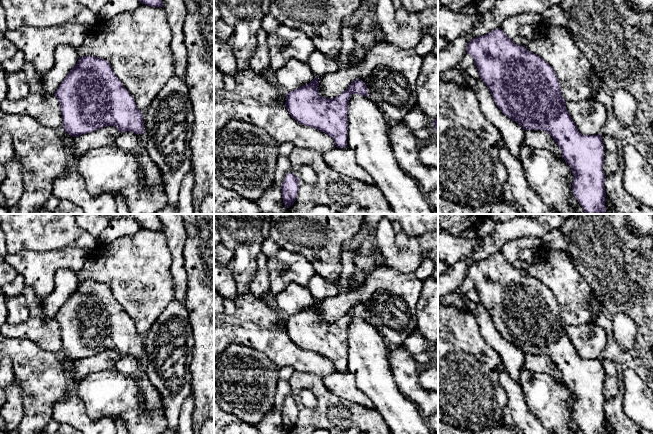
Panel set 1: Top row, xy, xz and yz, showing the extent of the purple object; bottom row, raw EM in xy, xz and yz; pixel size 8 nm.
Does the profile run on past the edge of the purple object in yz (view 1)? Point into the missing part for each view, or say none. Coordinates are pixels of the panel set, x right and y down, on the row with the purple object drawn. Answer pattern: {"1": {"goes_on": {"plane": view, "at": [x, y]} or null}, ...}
{"1": {"goes_on": null}}

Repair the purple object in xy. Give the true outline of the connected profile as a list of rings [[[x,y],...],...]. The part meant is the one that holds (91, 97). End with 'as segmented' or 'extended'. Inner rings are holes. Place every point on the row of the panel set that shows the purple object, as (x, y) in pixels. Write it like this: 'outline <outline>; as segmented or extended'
outline [[[84,56],[79,58],[77,64],[69,71],[66,78],[62,81],[55,92],[63,119],[63,130],[74,137],[82,134],[87,134],[106,126],[114,126],[120,133],[131,131],[137,134],[141,143],[136,150],[136,157],[142,172],[143,181],[147,188],[155,186],[164,186],[163,175],[157,165],[151,160],[146,147],[146,139],[144,135],[143,113],[140,111],[135,103],[134,98],[123,86],[119,78],[114,74],[111,65],[104,59],[95,56]]]; extended

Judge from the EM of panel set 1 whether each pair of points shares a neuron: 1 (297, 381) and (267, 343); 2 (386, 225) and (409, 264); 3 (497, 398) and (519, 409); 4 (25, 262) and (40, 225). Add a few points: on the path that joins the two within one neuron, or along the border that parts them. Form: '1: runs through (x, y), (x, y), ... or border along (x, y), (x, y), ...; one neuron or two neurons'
1: border along (295, 371), (315, 374), (318, 377); two neurons
2: runs through (386, 236), (388, 247), (398, 257); one neuron
3: border along (498, 381), (506, 394), (503, 411), (505, 423); two neurons
4: border along (53, 250), (20, 250), (10, 254); two neurons

